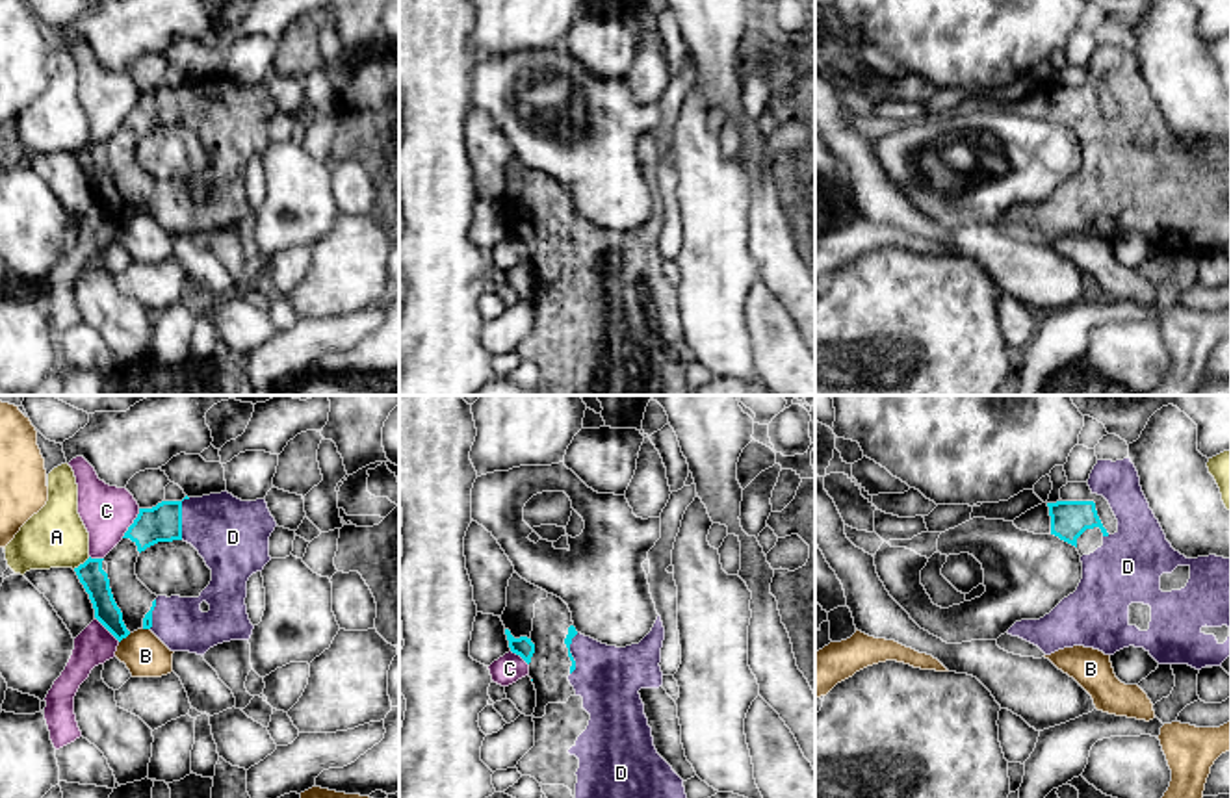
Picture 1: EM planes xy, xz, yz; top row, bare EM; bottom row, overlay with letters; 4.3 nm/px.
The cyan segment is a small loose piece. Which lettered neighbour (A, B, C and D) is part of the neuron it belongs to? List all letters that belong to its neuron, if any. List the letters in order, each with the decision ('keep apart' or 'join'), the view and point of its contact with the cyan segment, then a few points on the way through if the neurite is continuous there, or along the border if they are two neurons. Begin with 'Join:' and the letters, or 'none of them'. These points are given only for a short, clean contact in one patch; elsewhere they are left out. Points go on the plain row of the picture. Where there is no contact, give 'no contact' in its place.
Join: D
A: keep apart; contact xy (80, 149)
B: keep apart; contact xy (125, 221); border xy (130, 218), (119, 227)
C: keep apart; contact xy (132, 108)
D: join; contact xy (181, 101)

